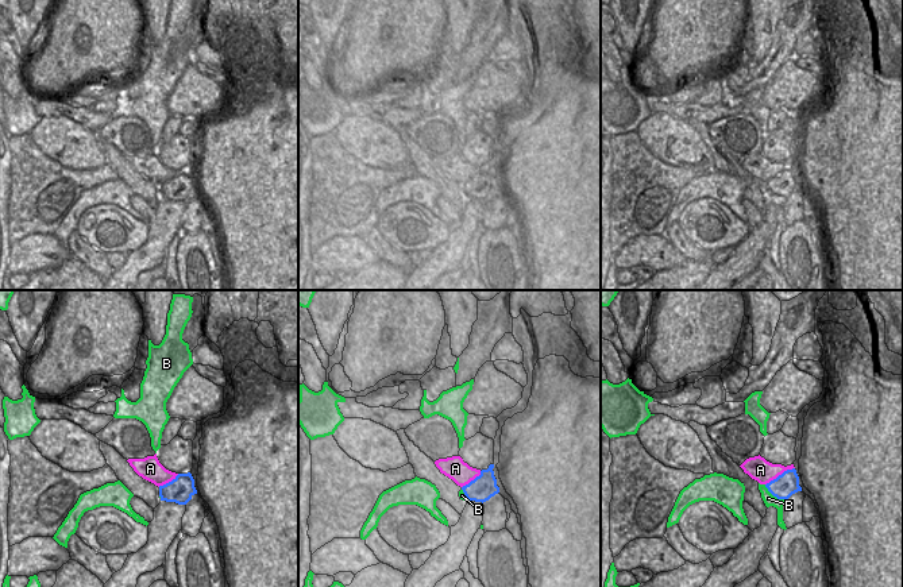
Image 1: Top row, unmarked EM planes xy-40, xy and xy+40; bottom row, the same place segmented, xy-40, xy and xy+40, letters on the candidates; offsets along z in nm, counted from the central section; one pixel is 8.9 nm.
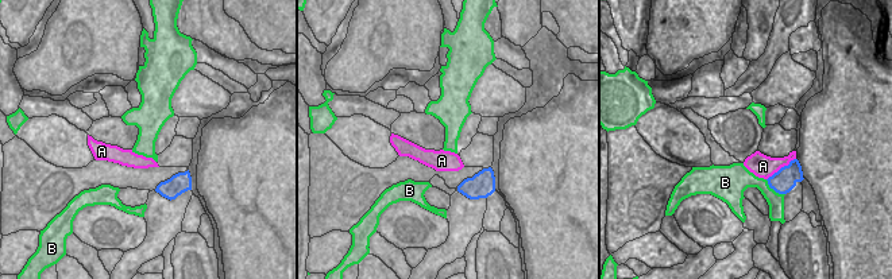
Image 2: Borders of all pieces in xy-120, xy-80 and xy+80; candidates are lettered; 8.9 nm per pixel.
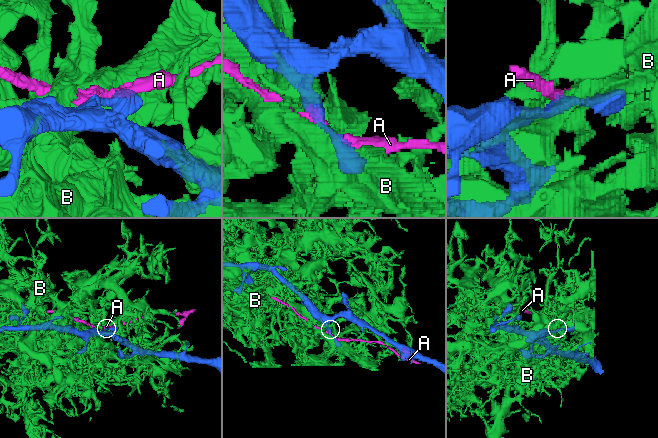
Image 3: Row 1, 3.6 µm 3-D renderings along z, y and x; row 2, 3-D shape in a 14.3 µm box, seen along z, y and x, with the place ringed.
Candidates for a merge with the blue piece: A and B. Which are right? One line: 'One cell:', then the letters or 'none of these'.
One cell: none of these.

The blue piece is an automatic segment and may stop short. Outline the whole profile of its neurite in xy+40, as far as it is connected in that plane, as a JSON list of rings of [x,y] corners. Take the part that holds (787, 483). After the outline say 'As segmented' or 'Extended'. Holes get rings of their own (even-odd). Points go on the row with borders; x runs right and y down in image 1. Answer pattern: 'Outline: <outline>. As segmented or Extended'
Outline: [[[795,468],[784,471],[776,479],[767,483],[765,487],[773,497],[784,501],[787,501],[792,494],[802,491]]]. As segmented.

